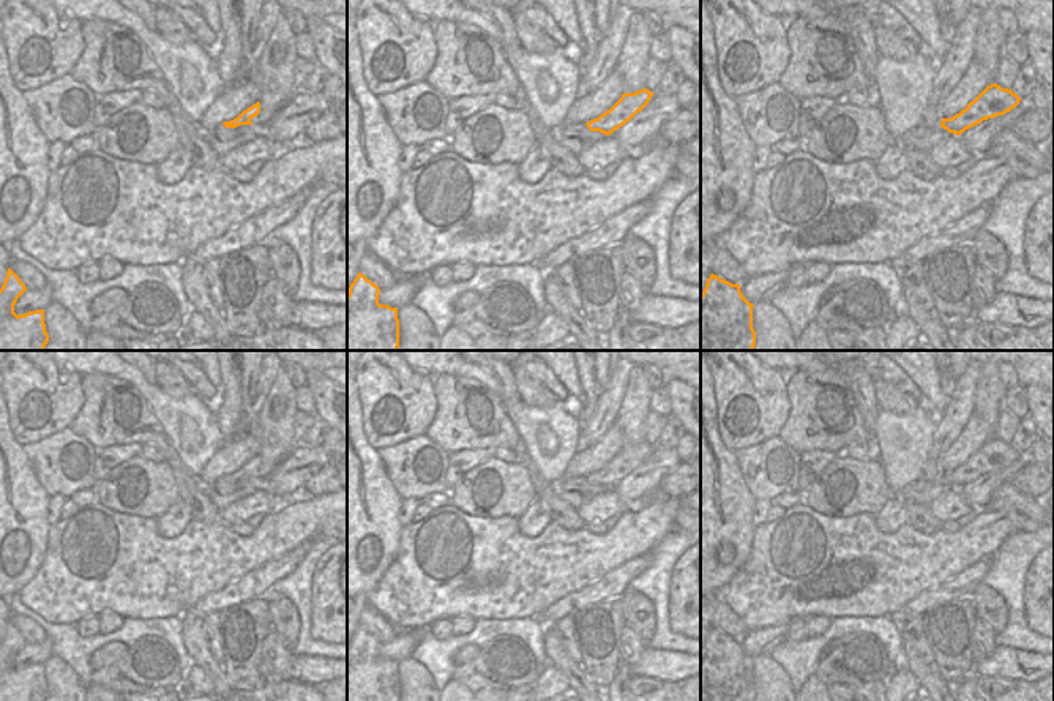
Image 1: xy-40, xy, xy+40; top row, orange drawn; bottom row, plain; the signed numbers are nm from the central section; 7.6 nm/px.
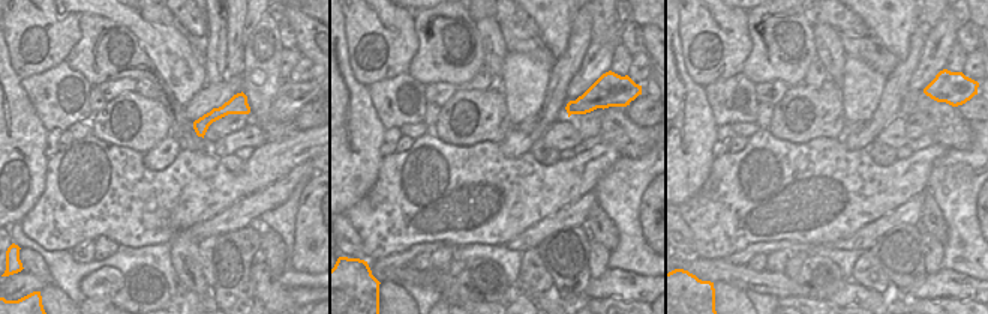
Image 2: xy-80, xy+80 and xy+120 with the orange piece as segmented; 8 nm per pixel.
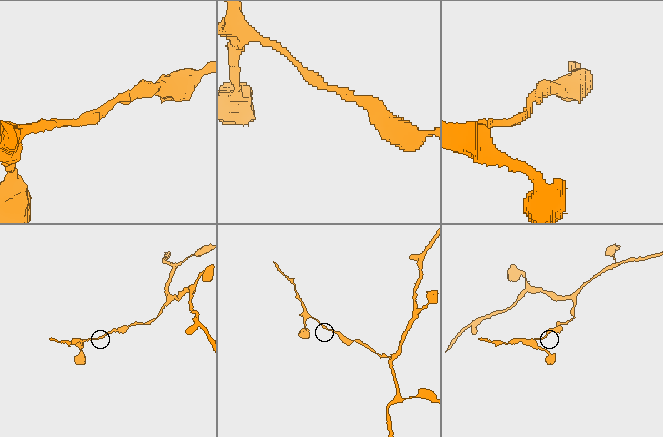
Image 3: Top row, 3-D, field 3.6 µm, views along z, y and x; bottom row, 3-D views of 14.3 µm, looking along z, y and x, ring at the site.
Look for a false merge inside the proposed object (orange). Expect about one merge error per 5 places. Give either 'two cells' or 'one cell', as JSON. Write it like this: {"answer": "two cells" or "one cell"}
{"answer": "one cell"}

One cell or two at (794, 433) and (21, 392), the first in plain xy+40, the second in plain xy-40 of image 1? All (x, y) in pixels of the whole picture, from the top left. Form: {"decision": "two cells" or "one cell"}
{"decision": "two cells"}

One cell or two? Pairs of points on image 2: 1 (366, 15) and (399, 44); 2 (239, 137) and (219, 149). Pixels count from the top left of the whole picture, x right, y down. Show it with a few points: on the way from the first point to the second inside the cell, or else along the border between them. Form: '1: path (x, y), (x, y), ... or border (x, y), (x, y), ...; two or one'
1: path (374, 23), (392, 41); one
2: path (234, 141), (224, 146); one

